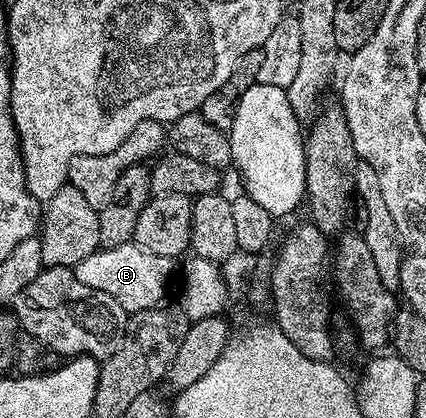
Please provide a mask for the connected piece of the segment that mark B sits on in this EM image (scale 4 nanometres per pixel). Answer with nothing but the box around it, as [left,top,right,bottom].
[74,242,174,314]

